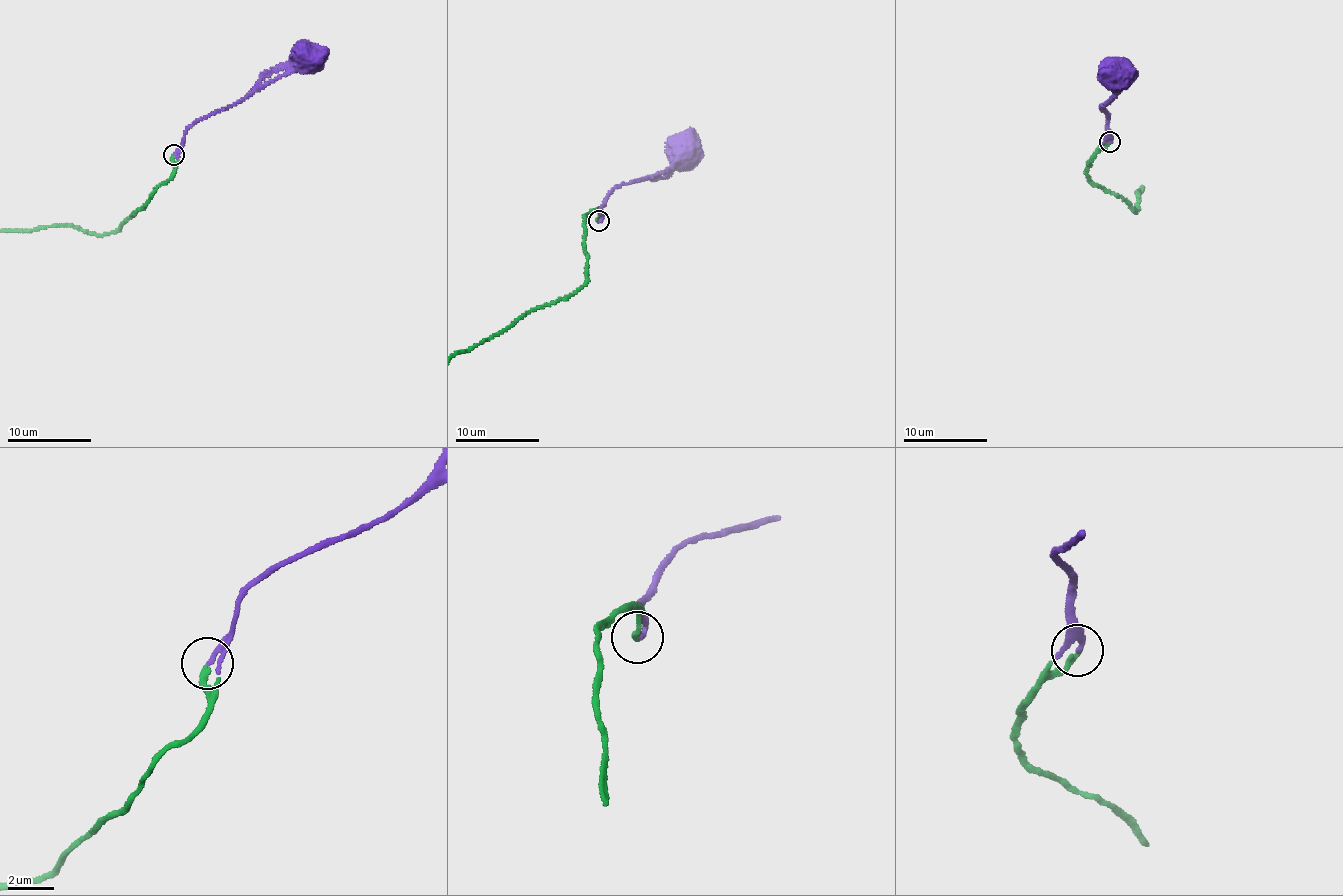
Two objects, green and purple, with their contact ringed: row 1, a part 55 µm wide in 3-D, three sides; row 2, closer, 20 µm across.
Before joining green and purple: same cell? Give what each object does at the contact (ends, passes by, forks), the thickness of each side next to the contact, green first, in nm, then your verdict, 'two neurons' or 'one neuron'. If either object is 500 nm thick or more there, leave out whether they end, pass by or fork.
green ends; purple ends; calibres 260 and 220 nm; one neuron

